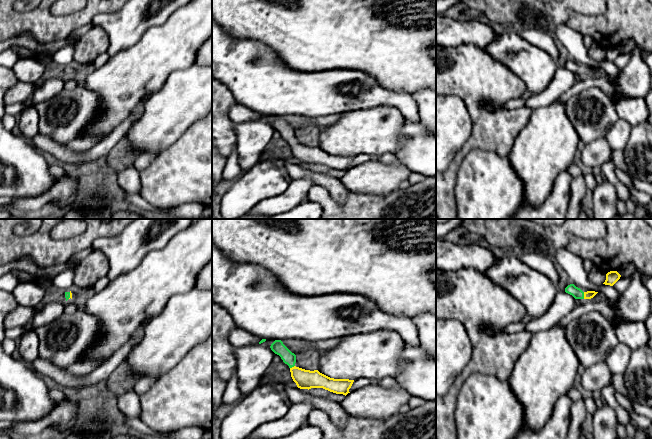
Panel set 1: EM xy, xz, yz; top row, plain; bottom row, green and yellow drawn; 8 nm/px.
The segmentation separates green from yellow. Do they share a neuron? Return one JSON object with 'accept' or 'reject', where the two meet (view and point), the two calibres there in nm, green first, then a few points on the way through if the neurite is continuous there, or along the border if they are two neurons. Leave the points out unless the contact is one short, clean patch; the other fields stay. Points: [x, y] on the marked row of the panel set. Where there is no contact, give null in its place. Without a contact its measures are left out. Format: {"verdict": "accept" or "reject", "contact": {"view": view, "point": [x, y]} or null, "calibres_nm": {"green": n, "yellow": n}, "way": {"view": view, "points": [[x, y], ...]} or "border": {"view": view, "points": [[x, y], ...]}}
{"verdict": "accept", "contact": {"view": "yz", "point": [583, 295]}, "calibres_nm": {"green": 90, "yellow": 60}, "way": {"view": "yz", "points": [[577, 293], [583, 295], [589, 294]]}}

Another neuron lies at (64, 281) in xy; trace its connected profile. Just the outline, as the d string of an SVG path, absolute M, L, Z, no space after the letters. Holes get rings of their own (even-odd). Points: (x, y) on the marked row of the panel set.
M90 249L82 250L74 255L70 260L68 260L67 268L52 280L52 284L63 292L70 292L74 287L73 278L75 269L79 263L89 254L89 252Z

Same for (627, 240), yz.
M601 219L606 226L606 236L597 240L586 240L567 233L567 249L589 260L594 267L606 274L618 271L625 263L631 263L644 274L652 277L652 227L643 219Z

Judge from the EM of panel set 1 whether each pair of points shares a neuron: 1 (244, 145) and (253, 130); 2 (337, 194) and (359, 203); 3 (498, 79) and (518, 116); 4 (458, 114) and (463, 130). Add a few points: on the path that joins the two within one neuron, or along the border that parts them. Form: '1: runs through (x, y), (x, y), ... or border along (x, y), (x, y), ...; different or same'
1: runs through (248, 141), (253, 134); same
2: border along (326, 187), (337, 201), (340, 203), (346, 201); different
3: runs through (480, 96), (476, 108), (484, 116), (500, 116); same
4: runs through (458, 118), (459, 126); same

